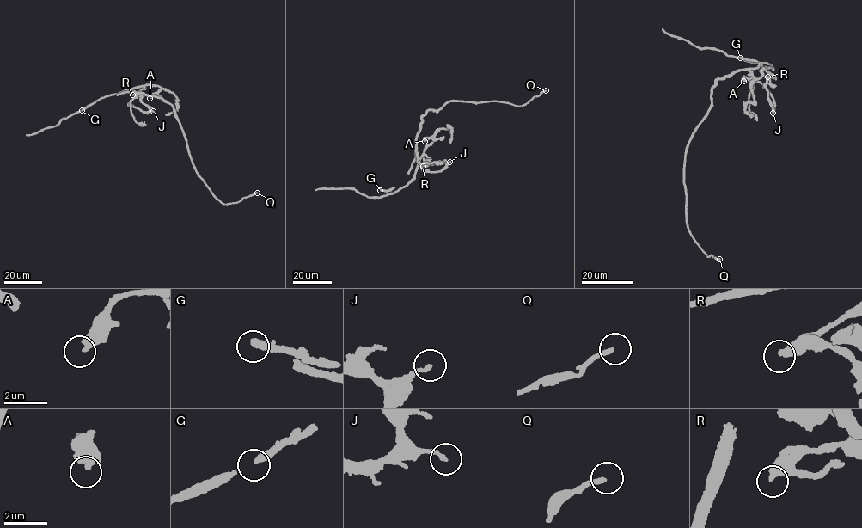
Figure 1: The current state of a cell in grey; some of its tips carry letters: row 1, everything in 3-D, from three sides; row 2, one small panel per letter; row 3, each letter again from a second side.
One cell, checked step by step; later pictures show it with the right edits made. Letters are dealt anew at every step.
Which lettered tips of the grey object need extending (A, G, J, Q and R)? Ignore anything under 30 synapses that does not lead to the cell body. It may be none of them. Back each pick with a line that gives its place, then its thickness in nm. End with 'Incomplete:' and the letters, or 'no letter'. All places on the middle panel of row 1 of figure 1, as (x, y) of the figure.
G: at (380, 190); 400 nm thick
R: at (423, 166); 400 nm thick
Incomplete: G, R

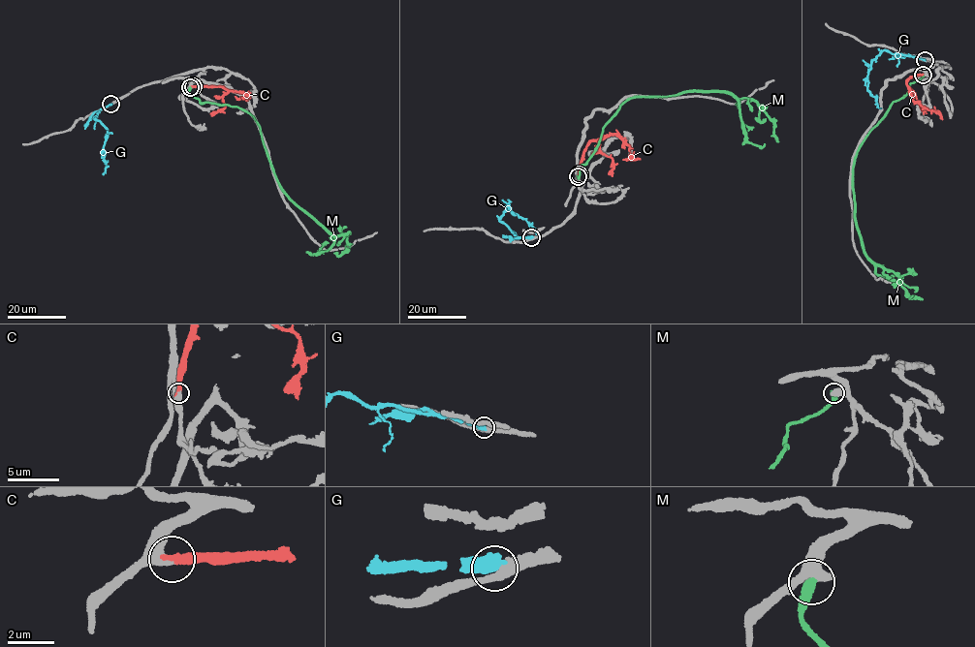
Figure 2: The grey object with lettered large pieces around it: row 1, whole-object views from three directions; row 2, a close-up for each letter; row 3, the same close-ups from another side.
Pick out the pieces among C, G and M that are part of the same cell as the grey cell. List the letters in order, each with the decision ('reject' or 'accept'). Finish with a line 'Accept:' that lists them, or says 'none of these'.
C: accept
G: reject
M: reject
Accept: C

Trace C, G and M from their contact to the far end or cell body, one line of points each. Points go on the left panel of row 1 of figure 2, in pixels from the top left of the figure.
C: (192, 86), (223, 86), (247, 94), (248, 97), (242, 97), (248, 101)
G: (110, 105), (99, 109), (94, 118), (108, 132), (103, 173)
M: (190, 87), (201, 103), (236, 107), (254, 117), (289, 200), (335, 236), (349, 232), (346, 251), (335, 252)

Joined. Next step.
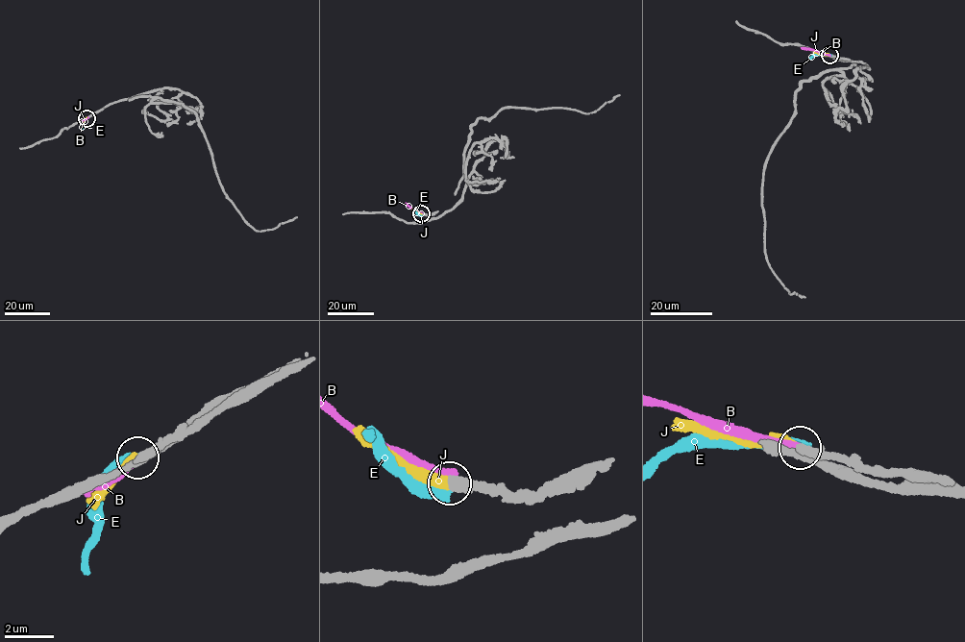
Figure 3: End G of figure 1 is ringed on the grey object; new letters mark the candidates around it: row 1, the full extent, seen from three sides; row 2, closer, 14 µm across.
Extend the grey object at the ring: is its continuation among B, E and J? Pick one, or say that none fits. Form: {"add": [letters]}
{"add": ["J"]}

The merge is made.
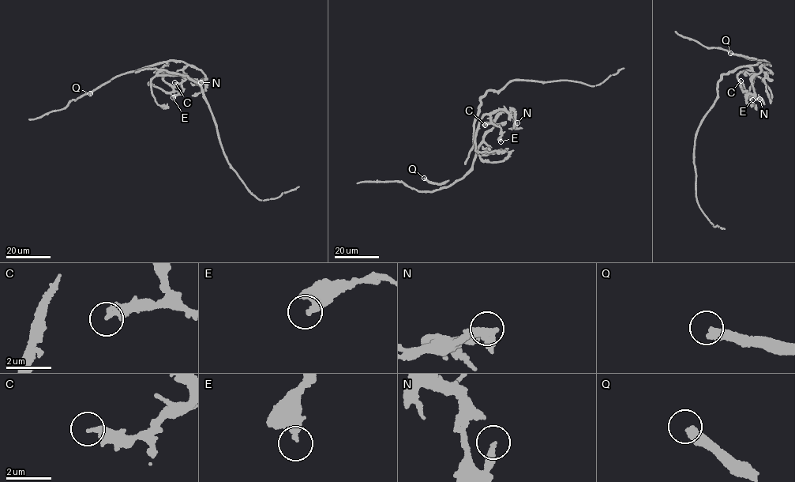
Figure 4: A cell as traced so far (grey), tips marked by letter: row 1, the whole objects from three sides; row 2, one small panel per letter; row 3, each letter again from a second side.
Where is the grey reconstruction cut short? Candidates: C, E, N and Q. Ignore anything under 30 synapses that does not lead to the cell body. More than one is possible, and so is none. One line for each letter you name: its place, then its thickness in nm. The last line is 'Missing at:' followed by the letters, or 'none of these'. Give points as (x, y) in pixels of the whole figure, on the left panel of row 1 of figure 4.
Q: Place: (90, 93). Thickness 400 nm
Missing at: Q

